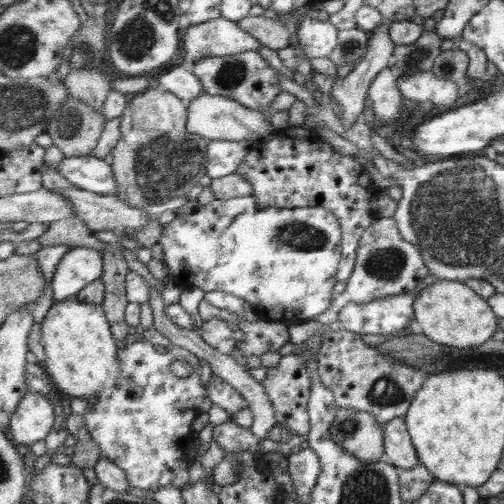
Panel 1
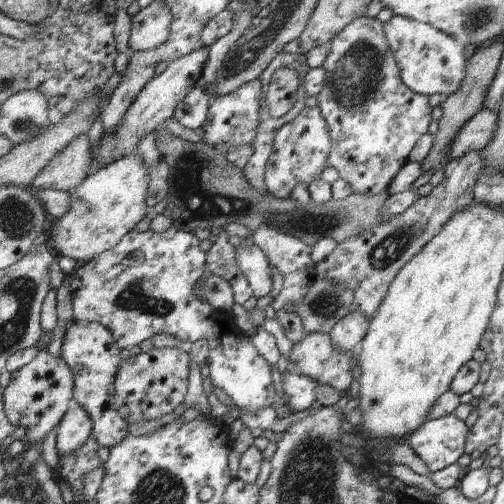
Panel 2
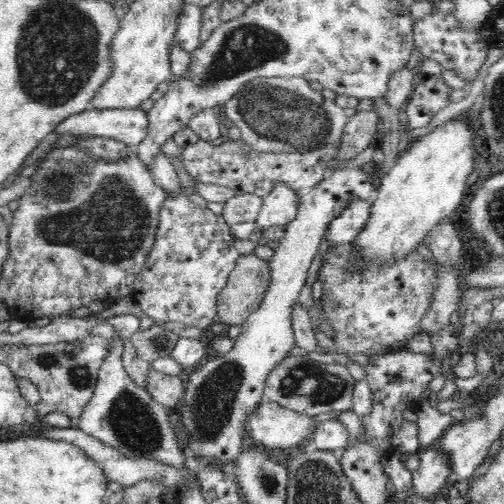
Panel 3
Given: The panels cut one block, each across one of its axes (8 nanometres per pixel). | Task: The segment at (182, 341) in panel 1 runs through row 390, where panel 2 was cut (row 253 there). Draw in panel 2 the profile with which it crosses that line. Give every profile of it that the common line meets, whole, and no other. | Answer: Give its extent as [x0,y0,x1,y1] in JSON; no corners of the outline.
[237,238,273,298]

